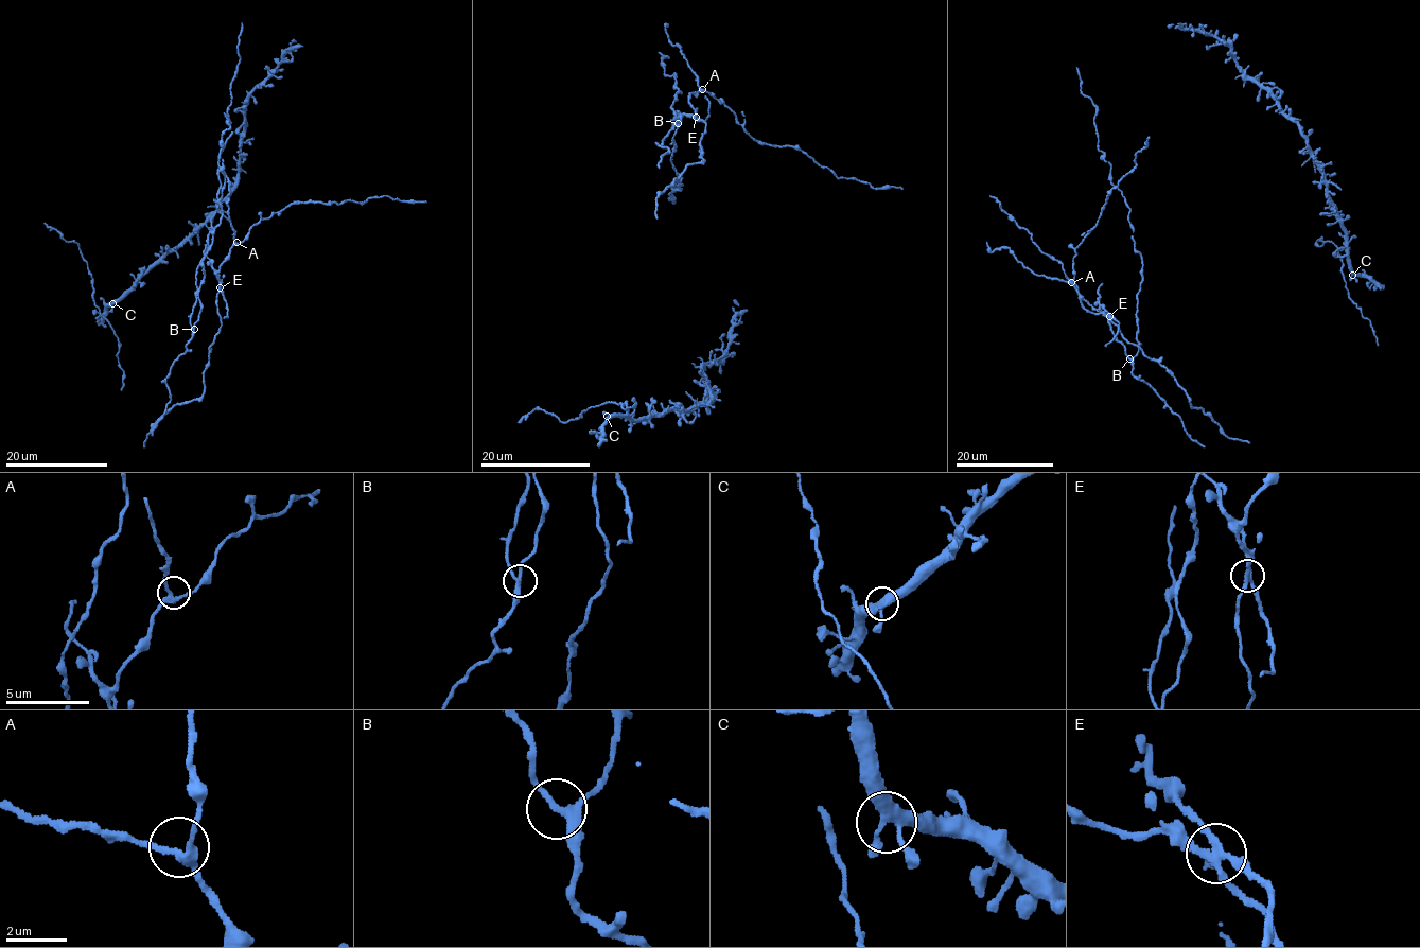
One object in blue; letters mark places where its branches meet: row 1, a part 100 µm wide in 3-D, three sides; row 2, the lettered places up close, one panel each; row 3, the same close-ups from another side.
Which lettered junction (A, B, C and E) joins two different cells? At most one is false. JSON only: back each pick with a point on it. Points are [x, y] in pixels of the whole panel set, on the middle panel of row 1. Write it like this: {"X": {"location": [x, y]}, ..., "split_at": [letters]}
{"E": {"location": [696, 117]}, "split_at": ["E"]}

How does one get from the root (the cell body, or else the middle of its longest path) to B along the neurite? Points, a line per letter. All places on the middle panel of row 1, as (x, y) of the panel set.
B: (671, 192), (671, 186), (681, 188), (676, 185), (673, 191), (681, 182), (670, 157), (678, 123)

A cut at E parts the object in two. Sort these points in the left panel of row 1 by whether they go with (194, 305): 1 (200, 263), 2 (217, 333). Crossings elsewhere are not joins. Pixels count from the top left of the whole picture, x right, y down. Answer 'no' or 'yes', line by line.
1: yes
2: yes

